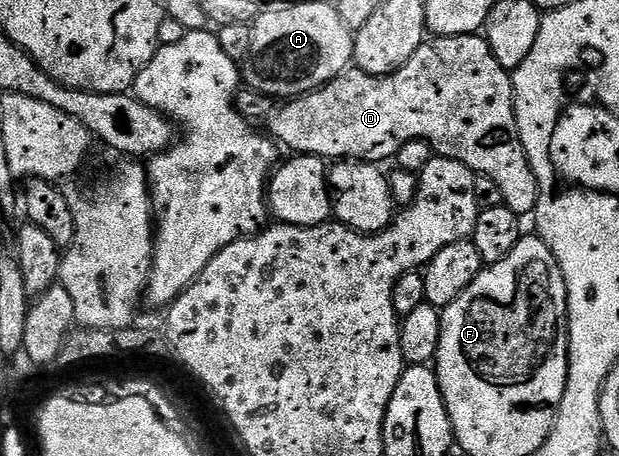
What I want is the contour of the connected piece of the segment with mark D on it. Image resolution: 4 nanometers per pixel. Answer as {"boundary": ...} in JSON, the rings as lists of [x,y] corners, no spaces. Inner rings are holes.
{"boundary":[[[481,34],[443,35],[441,37],[427,38],[426,42],[420,45],[420,49],[416,49],[416,53],[412,53],[410,60],[396,73],[391,75],[369,75],[357,69],[347,69],[341,71],[335,79],[328,81],[324,86],[317,87],[315,91],[310,91],[307,95],[299,95],[283,103],[286,104],[283,107],[281,104],[274,114],[269,117],[268,125],[270,125],[270,128],[268,128],[268,131],[285,150],[287,147],[290,153],[315,155],[327,161],[360,159],[364,163],[381,164],[383,162],[382,159],[393,160],[397,156],[398,150],[404,145],[408,145],[417,139],[424,139],[441,158],[460,161],[468,170],[474,172],[475,176],[482,177],[482,175],[487,175],[498,186],[498,191],[502,194],[501,202],[514,210],[519,217],[533,216],[538,210],[540,189],[536,181],[536,173],[528,161],[528,153],[522,144],[522,138],[518,132],[516,113],[514,112],[514,80],[511,72],[505,71],[500,65],[500,61],[496,61],[488,41]]]}

